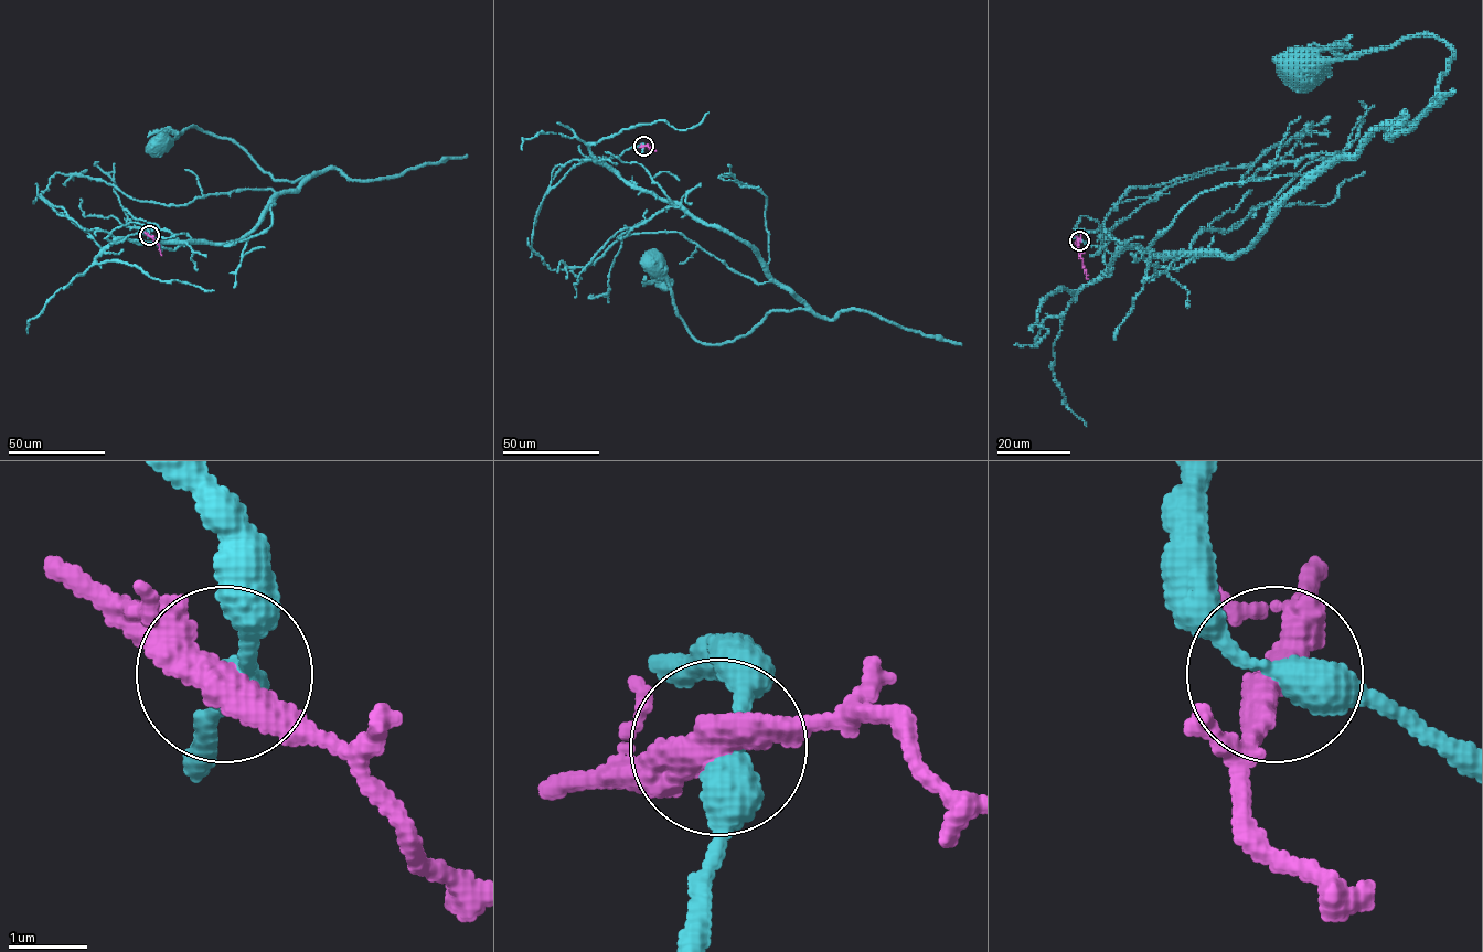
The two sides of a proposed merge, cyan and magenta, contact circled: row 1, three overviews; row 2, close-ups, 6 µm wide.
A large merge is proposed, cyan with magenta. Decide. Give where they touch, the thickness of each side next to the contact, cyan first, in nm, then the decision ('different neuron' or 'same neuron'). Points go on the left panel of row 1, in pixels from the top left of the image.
place (149, 235); calibres 400 and 440 nm; different neuron

